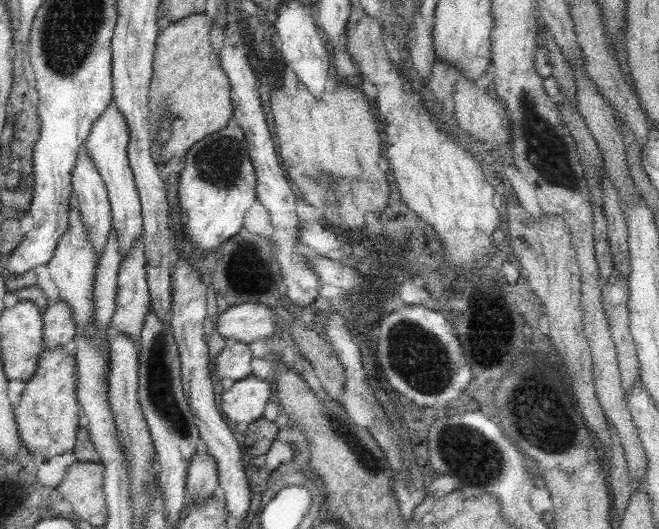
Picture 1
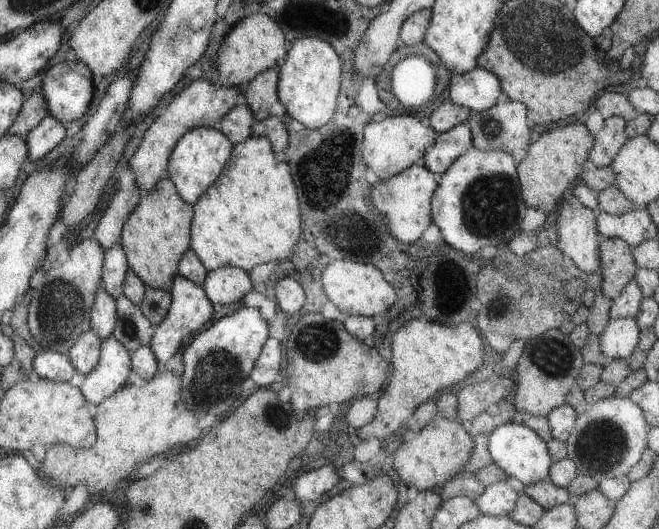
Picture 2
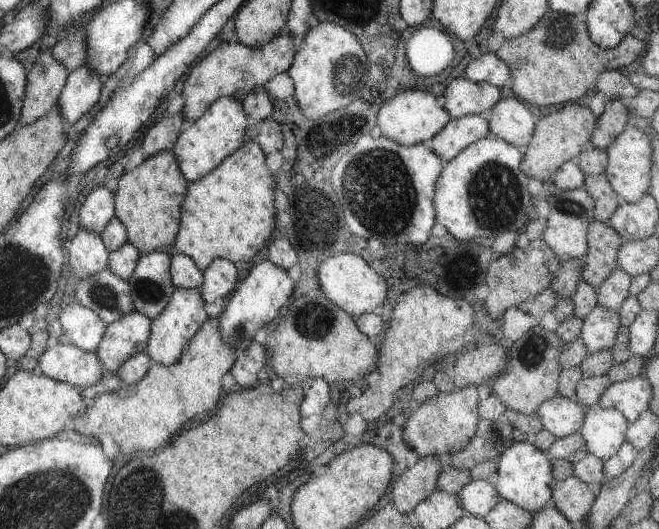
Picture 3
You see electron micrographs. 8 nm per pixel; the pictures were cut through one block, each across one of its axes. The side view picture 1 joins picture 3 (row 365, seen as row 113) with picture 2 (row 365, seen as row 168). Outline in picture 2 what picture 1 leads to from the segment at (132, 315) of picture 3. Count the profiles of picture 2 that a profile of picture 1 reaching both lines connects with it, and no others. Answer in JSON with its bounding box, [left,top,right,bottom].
[78,337,130,406]

